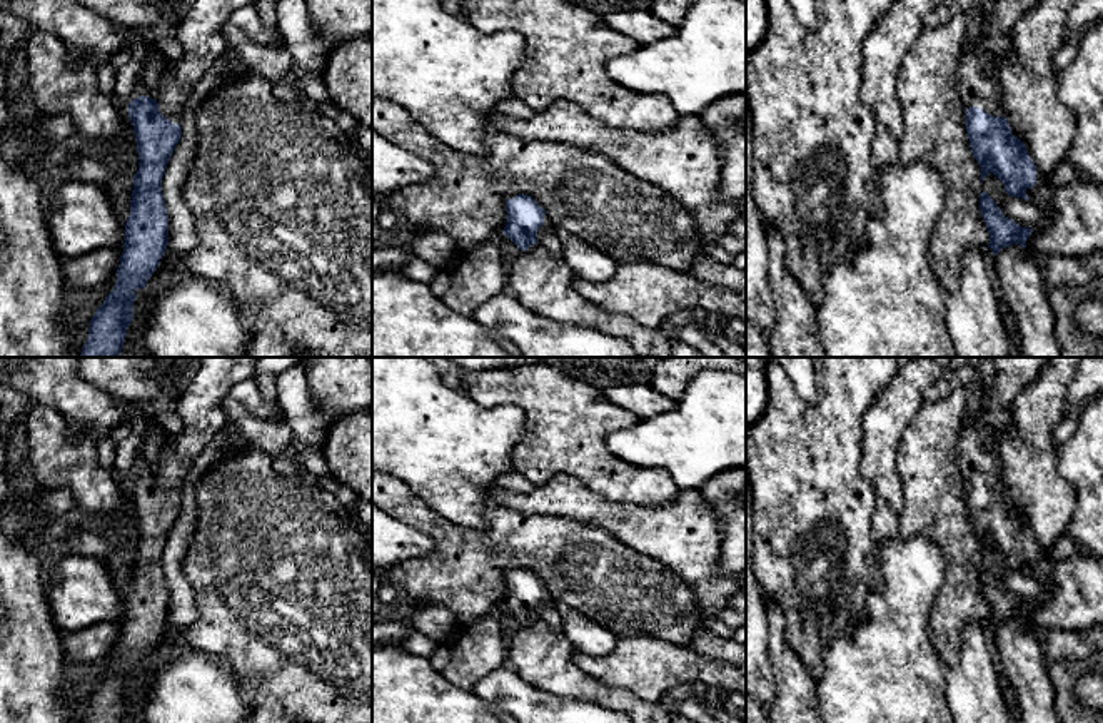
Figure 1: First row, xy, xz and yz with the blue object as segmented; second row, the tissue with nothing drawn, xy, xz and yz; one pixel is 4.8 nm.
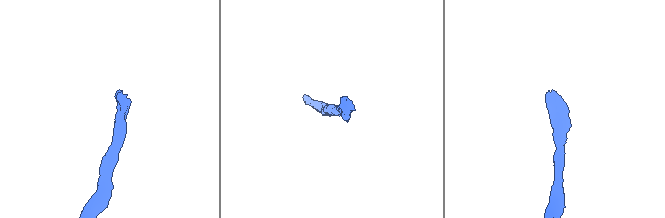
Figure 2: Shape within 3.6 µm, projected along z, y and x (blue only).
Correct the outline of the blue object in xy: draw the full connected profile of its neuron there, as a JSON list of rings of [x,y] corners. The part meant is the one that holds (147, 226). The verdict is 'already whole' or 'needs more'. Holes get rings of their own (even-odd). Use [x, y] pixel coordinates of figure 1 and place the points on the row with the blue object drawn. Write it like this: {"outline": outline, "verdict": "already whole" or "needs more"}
{"outline": [[[195,0],[174,33],[184,55],[175,62],[165,60],[157,97],[140,95],[128,104],[140,162],[133,175],[123,252],[115,289],[92,317],[80,357],[120,357],[133,321],[133,291],[147,286],[167,252],[169,215],[162,179],[182,137],[182,110],[195,85],[229,50],[224,27],[249,3],[254,0]]], "verdict": "needs more"}

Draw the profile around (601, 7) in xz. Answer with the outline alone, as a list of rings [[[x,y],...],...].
[[[567,0],[574,5],[587,8],[601,17],[612,12],[649,10],[652,0]]]

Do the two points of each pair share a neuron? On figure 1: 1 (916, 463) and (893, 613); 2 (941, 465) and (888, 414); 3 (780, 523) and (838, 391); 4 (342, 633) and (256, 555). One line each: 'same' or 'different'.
1: different
2: different
3: same
4: same

